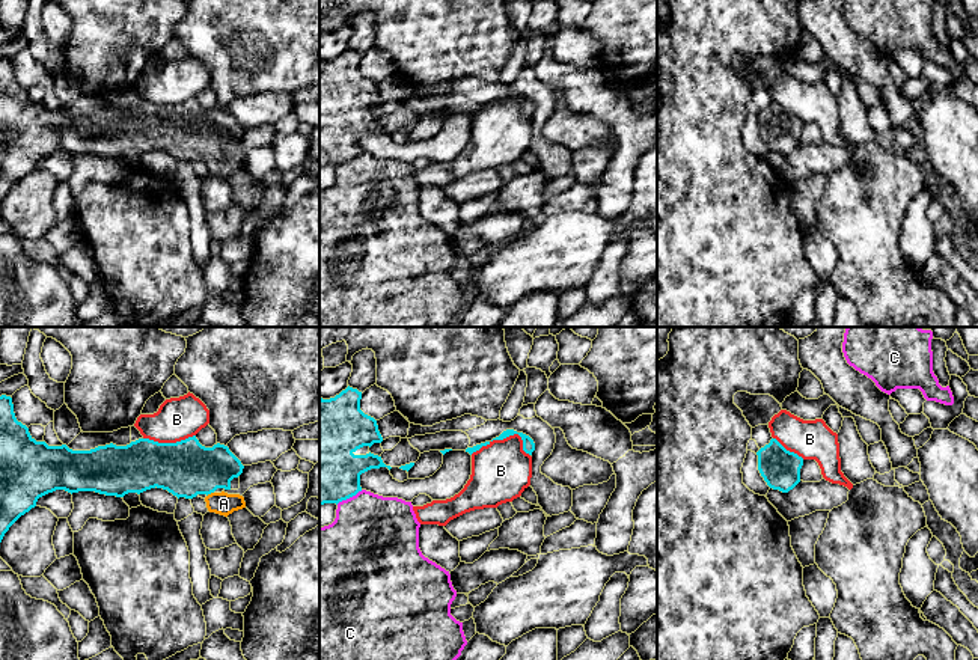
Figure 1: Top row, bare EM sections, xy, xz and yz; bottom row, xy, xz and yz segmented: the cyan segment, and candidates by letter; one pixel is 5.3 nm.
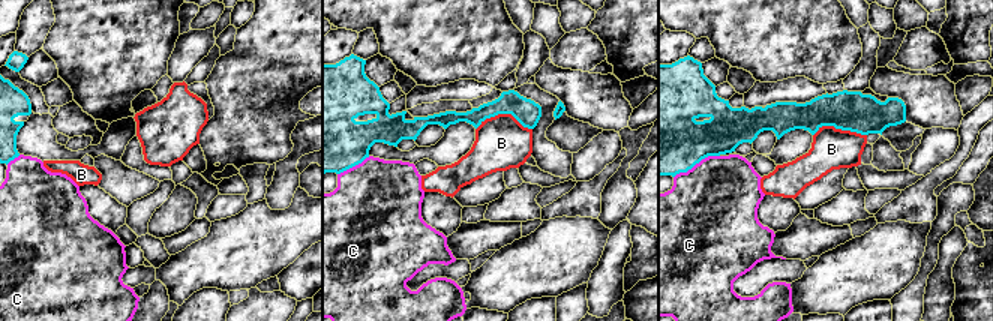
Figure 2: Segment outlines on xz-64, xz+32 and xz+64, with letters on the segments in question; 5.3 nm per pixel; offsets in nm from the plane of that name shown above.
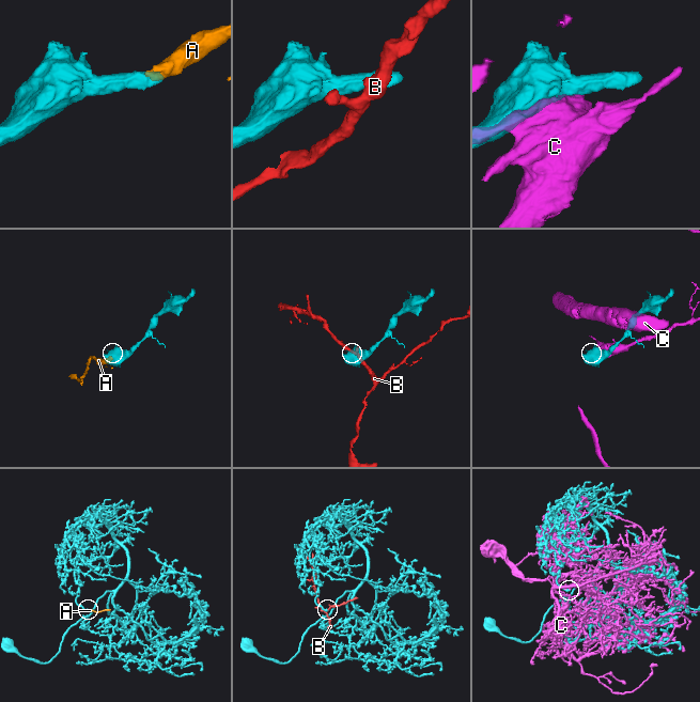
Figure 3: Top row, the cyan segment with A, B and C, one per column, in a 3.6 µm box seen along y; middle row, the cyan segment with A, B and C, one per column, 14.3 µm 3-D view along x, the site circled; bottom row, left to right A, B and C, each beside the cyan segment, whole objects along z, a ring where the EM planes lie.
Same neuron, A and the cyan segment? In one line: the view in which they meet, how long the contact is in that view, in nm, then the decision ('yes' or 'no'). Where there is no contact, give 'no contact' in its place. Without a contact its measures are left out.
meets cyan in xy; contact 50 nm long; yes

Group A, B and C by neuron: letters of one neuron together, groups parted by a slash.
A / B / C

